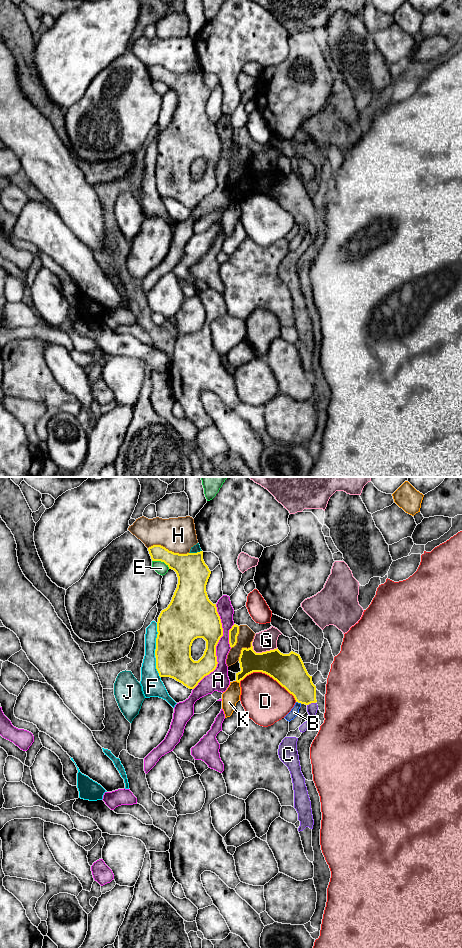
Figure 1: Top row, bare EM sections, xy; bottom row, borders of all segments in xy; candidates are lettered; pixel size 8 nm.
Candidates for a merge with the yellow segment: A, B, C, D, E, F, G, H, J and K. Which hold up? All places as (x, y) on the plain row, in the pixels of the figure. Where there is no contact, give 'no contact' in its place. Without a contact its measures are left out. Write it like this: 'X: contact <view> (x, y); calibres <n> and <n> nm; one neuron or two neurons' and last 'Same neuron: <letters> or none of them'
A: contact xy (215, 168); calibres 280 and 160 nm; two neurons
B: contact xy (299, 222); calibres 240 and 70 nm; two neurons
C: contact xy (311, 222); calibres 220 and 90 nm; one neuron
D: contact xy (269, 195); calibres 260 and 360 nm; two neurons
E: contact xy (161, 81); calibres 240 and 100 nm; two neurons
F: contact xy (157, 156); calibres 340 and 110 nm; two neurons
G: contact xy (262, 172); calibres 260 and 170 nm; two neurons
H: contact xy (167, 69); calibres 240 and 280 nm; two neurons
J: contact xy (195, 73); calibres 260 and 70 nm; two neurons
K: contact xy (238, 201); calibres 170 and 140 nm; two neurons
Same neuron: C

